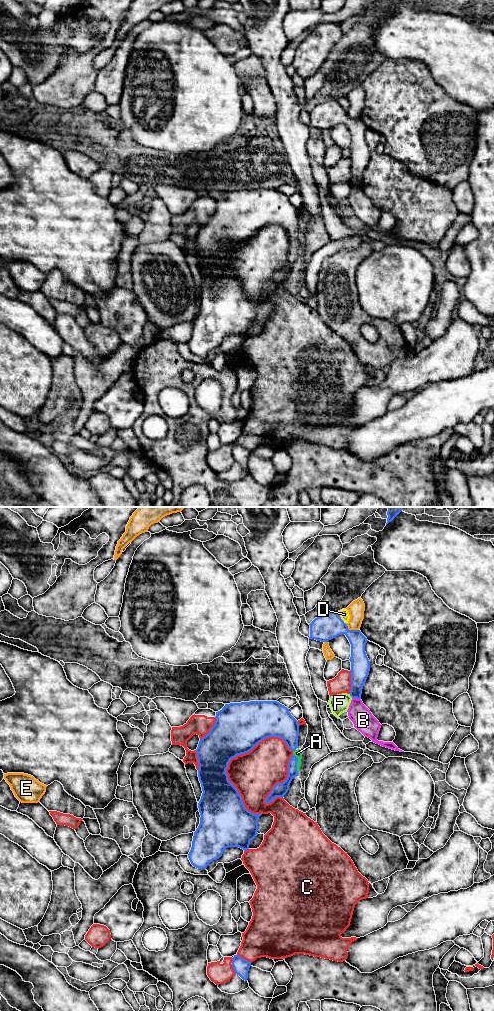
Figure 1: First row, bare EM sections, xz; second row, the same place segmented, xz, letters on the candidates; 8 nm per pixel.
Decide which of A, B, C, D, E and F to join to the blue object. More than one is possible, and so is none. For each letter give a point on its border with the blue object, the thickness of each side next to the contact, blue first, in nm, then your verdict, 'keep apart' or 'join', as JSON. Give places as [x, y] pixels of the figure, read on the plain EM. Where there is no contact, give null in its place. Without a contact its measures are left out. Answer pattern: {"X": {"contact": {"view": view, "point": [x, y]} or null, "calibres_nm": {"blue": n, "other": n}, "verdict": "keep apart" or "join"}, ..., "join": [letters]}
{"A": {"contact": {"view": "xz", "point": [296, 252]}, "calibres_nm": {"blue": 110, "other": 60}, "verdict": "join"}, "B": {"contact": {"view": "xz", "point": [356, 185]}, "calibres_nm": {"blue": 160, "other": 170}, "verdict": "keep apart"}, "C": {"contact": {"view": "xz", "point": [227, 253]}, "calibres_nm": {"blue": 320, "other": 360}, "verdict": "keep apart"}, "D": {"contact": {"view": "xz", "point": [340, 106]}, "calibres_nm": {"blue": 200, "other": 80}, "verdict": "keep apart"}, "E": {"contact": {"view": "xz", "point": [351, 118]}, "calibres_nm": {"blue": 200, "other": 130}, "verdict": "keep apart"}, "F": {"contact": {"view": "xz", "point": [350, 183]}, "calibres_nm": {"blue": 160, "other": 150}, "verdict": "keep apart"}, "join": ["A"]}

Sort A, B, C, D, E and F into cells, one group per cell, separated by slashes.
A / B / C / D / E / F

